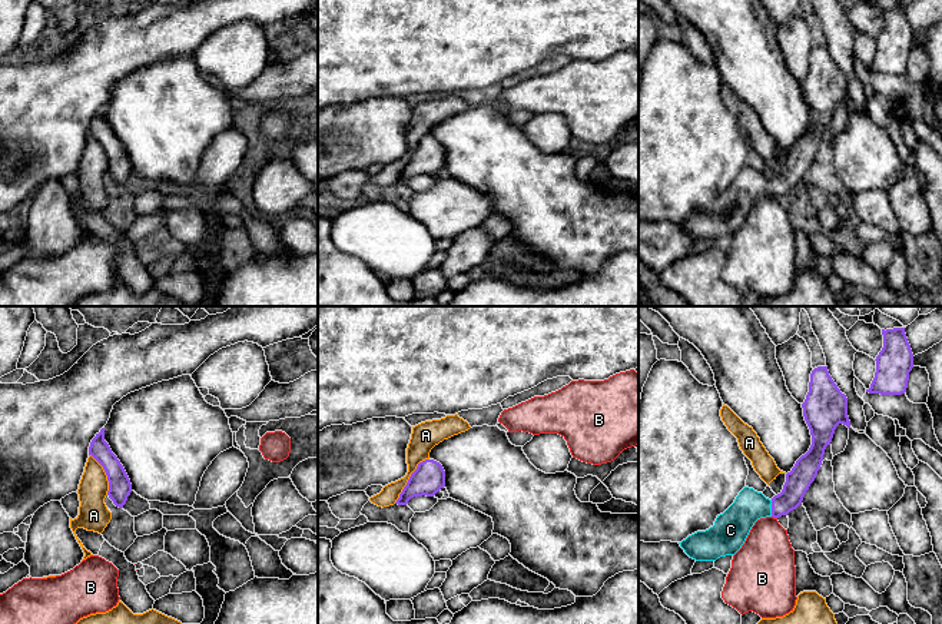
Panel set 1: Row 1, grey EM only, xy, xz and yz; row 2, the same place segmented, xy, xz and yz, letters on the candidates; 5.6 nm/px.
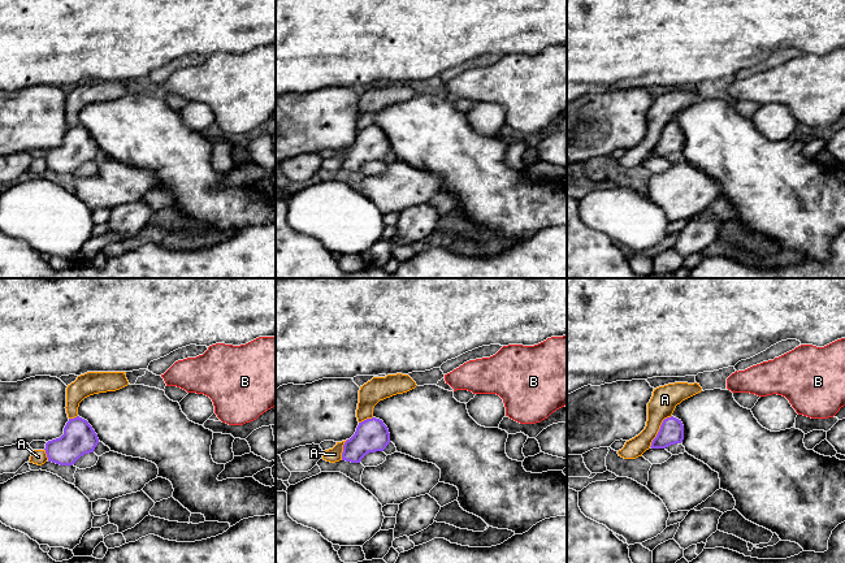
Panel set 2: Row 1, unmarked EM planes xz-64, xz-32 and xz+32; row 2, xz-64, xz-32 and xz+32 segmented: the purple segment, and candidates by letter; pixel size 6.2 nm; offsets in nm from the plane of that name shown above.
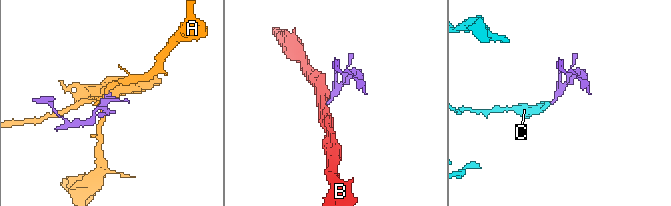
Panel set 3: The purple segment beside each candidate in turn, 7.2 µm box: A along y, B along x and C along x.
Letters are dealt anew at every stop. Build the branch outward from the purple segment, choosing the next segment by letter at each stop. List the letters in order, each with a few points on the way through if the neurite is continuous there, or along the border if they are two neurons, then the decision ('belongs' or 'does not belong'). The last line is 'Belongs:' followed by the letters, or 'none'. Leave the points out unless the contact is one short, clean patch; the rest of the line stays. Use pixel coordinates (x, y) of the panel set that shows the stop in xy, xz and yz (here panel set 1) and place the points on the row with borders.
A: does not belong
B: border along yz (772, 515), (776, 518); does not belong
C: runs through yz (798, 481), (772, 508), (750, 508), (732, 527); belongs
Belongs: C

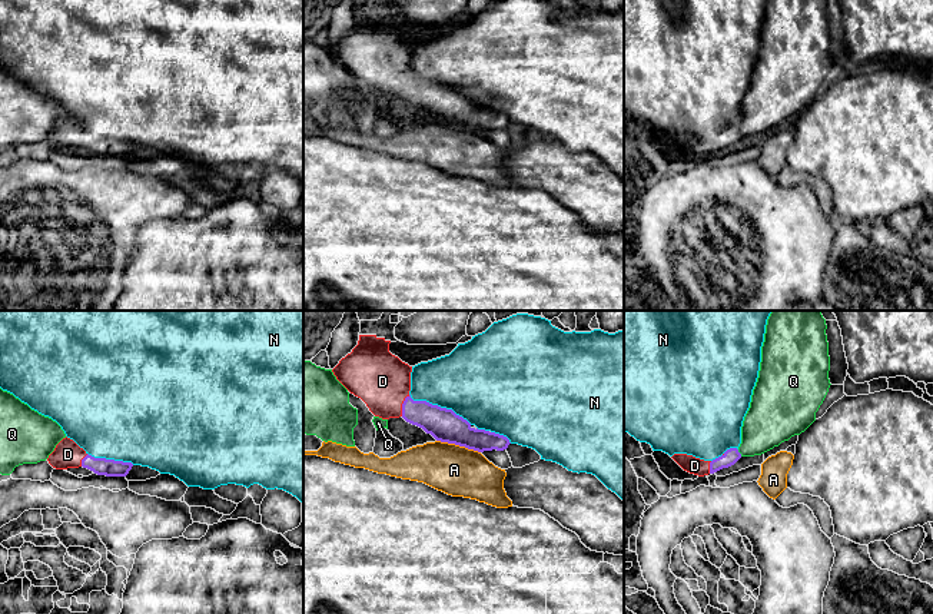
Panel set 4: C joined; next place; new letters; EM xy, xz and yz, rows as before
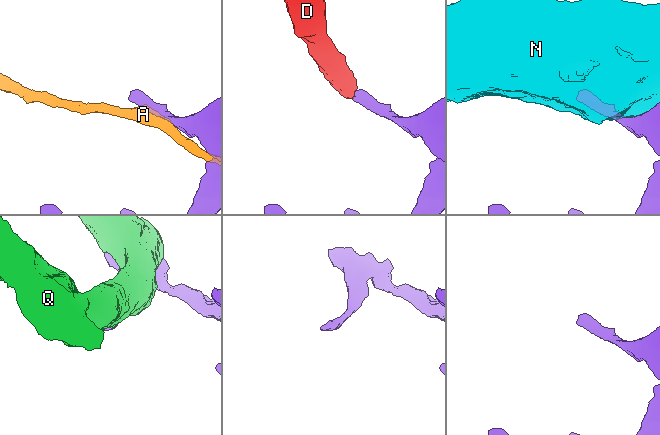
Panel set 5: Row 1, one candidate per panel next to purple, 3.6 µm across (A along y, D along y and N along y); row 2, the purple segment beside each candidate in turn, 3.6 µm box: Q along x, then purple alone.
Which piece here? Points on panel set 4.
A: does not belong
D: runs through xz (442, 424), (402, 405), (384, 387), (382, 381); belongs
N: does not belong
Q: does not belong
Belongs: D

